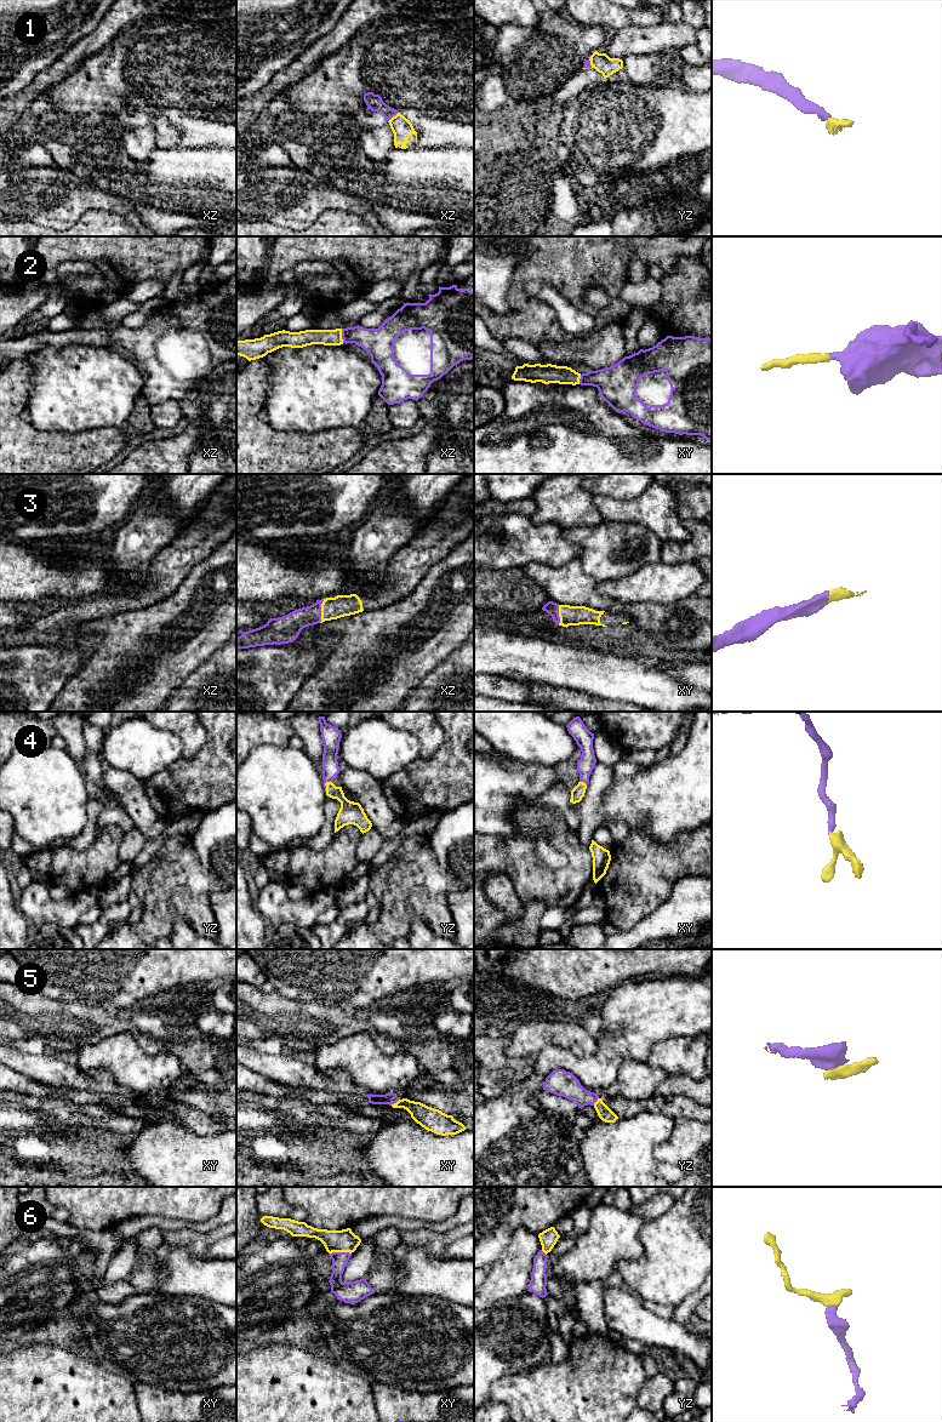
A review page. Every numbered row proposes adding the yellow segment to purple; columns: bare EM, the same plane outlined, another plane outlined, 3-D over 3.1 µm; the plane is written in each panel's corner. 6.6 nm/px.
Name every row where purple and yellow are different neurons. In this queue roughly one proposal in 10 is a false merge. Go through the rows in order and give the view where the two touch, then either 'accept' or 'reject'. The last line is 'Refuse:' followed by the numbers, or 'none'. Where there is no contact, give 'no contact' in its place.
1: xz | accept
2: xz | accept
3: xz | accept
4: yz | accept
5: xy | accept
6: xy | accept
Refuse: none

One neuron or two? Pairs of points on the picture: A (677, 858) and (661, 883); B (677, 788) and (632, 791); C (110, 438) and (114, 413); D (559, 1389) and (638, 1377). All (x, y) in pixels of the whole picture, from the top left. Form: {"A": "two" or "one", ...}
{"A": "one", "B": "one", "C": "two", "D": "one"}

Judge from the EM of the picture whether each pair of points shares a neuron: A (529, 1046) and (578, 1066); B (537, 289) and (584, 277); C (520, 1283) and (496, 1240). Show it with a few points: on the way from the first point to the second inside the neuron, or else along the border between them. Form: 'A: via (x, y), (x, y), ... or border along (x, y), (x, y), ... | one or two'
A: border along (563, 1048), (546, 1046), (536, 1058) | two
B: border along (525, 285), (544, 281), (571, 304) | two
C: border along (518, 1228), (508, 1246), (486, 1271) | two

